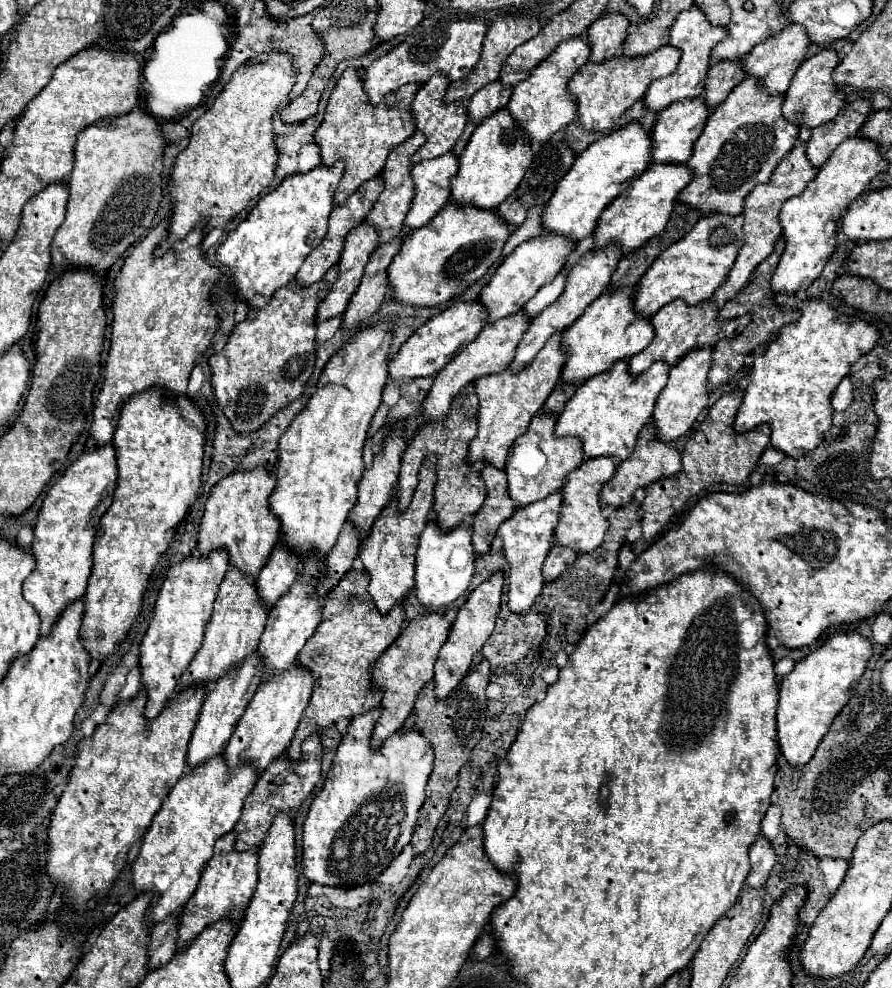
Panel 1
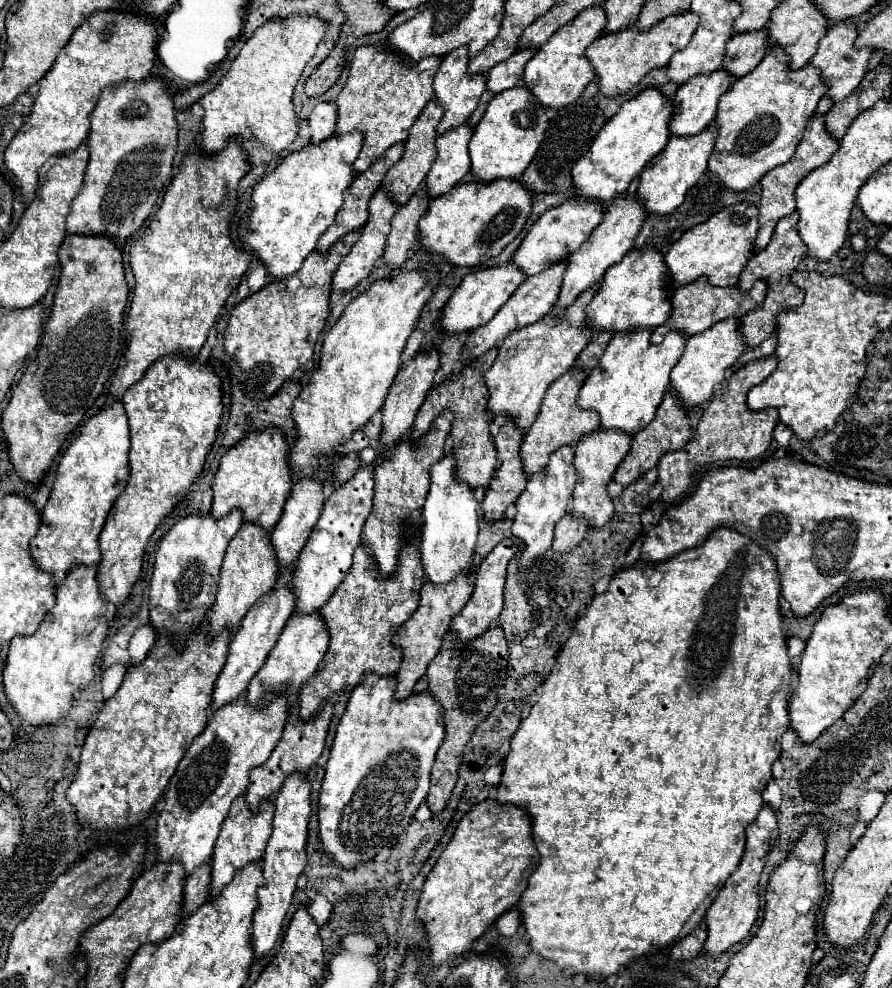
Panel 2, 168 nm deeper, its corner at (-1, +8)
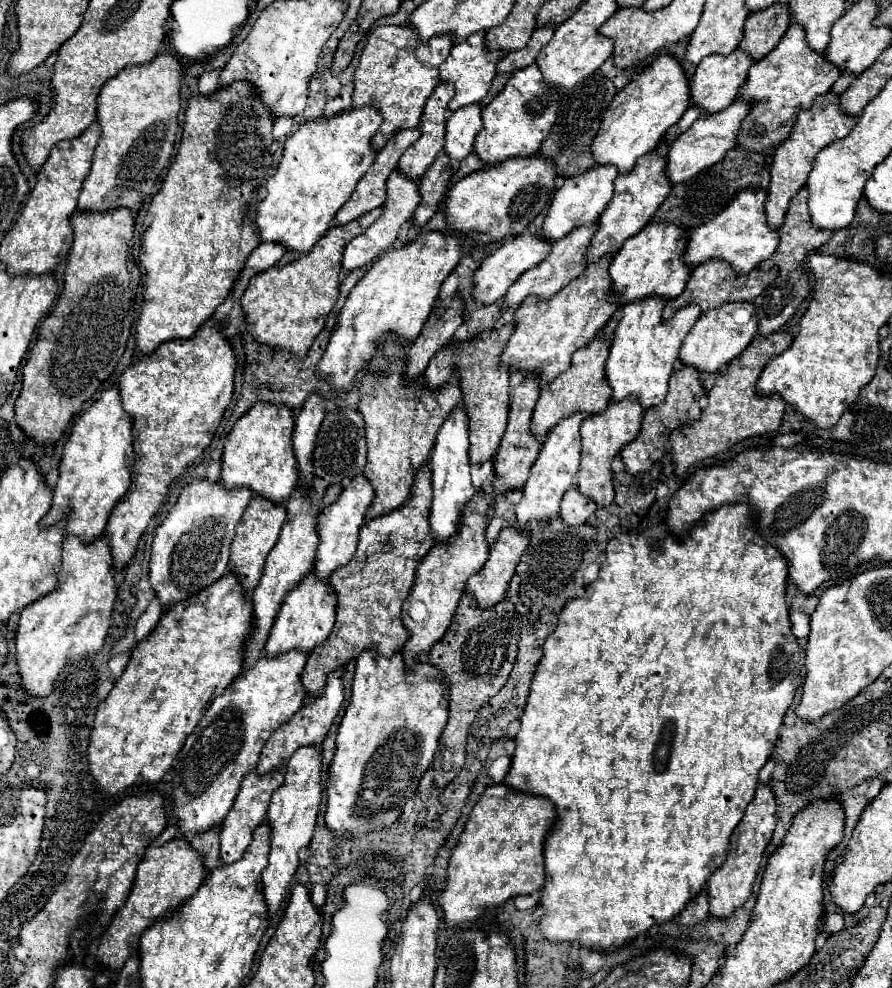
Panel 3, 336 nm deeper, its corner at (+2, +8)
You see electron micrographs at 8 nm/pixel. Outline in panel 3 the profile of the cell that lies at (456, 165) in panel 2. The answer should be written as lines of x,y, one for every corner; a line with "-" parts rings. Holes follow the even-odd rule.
465,105
465,109
457,109
447,119
447,135
445,135
445,153
451,159
463,161
475,143
475,135
483,129
481,121
481,105

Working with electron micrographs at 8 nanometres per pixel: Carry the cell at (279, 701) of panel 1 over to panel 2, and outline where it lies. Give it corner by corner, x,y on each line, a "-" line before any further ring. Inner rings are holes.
294,613
288,619
278,643
270,651
266,663
250,681
248,691
246,691
246,701
260,709
276,701
278,697
286,697
288,707
292,707
298,701
298,695
300,695
298,691
302,689
302,685
308,681
308,677
312,677
318,671
318,663
322,661
326,649
328,649
328,629
320,621
320,615
318,613
312,613
312,615

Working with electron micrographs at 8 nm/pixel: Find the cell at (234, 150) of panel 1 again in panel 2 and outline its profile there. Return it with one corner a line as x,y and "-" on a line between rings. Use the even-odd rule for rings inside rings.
290,15
258,27
216,89
200,99
204,107
200,151
214,155
222,151
230,139
236,139
250,169
268,165
274,157
280,157
298,133
298,119
292,111
294,87
322,37
324,21
310,15

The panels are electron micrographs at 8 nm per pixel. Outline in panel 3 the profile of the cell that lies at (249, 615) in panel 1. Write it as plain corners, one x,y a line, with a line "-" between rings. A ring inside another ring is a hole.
255,495
251,499
251,503
247,505
241,521
237,523
237,535
231,543
231,561
229,561
231,567
229,567
229,571
239,577
239,583
243,585
247,599
249,599
249,593
257,587
257,583
261,579
265,559
279,539
281,527
285,523
285,515
287,513
285,513
283,505
273,505
273,501
265,501
265,497

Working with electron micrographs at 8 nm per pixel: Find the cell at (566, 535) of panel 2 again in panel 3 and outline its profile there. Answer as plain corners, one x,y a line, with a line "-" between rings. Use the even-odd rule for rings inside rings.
569,487
561,501
561,519
571,527
583,525
595,511
595,501
591,497
585,497
577,487

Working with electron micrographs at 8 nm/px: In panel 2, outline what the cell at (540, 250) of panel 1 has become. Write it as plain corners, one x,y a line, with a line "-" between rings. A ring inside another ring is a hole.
566,199
562,205
544,211
538,221
528,229
528,235
520,243
520,247
512,253
512,263
524,271
524,275
538,275
540,271
552,267
558,261
566,261
594,231
594,227
602,221
602,205
594,201
582,199

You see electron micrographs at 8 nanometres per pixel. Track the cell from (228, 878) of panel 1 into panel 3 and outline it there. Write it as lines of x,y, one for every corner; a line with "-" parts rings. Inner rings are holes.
255,769
251,773
245,775
241,791
231,807
231,811
227,813
223,827
221,827
221,859
223,863
235,863
237,859
243,857
245,849
251,845
251,837
257,825
261,825
265,821
265,813
269,809
269,801
273,791
277,791
283,783
283,773
279,769
275,769
275,773
265,773
265,777
261,777

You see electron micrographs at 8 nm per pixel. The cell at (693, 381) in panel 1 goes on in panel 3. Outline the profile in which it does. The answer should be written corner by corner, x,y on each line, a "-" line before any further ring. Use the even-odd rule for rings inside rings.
733,301
725,303
717,309
709,309
709,313
701,313
693,329
683,339
679,359
685,365
695,367
699,373
715,373
723,369
727,363
731,363
737,355
745,351
745,347
751,343
751,339
757,335
757,313
753,303
745,301

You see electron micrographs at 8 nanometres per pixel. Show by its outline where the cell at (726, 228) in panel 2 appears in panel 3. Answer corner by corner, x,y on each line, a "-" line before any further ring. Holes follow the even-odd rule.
743,189
727,209
723,209
717,217
713,217
705,225
691,231
689,245
685,251
685,263
695,267
709,259
725,259
733,265
737,273
749,273
751,269
759,267
759,263
769,259
779,245
779,231
767,225
765,201
767,201
765,189
759,191

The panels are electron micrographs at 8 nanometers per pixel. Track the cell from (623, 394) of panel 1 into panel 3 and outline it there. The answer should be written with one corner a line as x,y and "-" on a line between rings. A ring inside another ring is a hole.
647,297
645,301
635,301
633,305
623,307
623,317
615,329
611,353
605,365
607,381
613,387
611,401
621,401
629,395
639,395
639,403
649,409
659,405
667,393
667,381
679,359
679,347
689,329
701,315
697,305
685,305
673,313
671,319
663,319
661,311
665,307
665,297

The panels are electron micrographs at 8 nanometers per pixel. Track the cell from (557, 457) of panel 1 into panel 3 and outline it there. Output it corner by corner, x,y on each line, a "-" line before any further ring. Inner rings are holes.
599,331
593,343
581,347
573,355
573,363
567,371
555,377
539,395
539,401
533,411
533,433
539,441
545,441
547,433
563,419
575,411
601,413
609,403
609,385
605,385
605,357
609,357
611,341

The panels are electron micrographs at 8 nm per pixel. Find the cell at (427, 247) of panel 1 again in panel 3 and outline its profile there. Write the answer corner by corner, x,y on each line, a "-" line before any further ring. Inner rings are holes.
537,153
533,157
515,157
501,165
485,165
447,191
445,215
459,233
475,241
503,241
525,231
551,201
555,185
557,173
553,173
553,161
541,161

